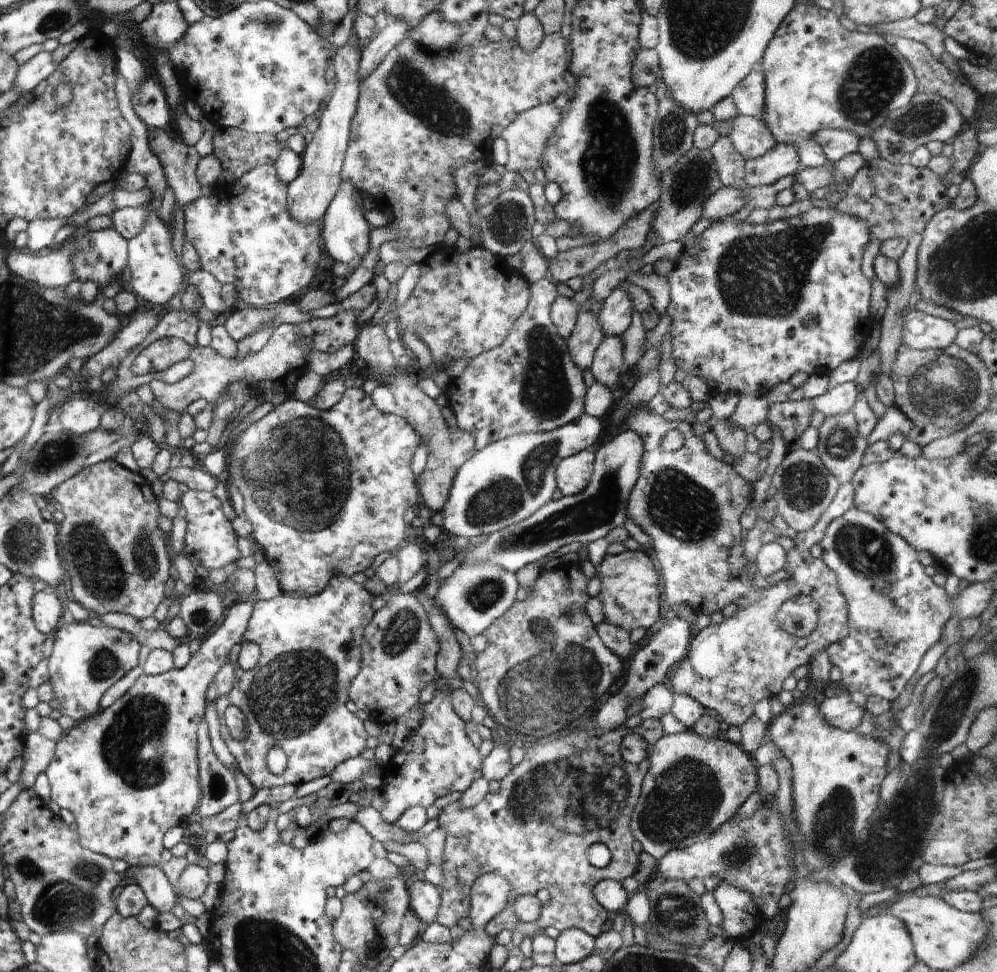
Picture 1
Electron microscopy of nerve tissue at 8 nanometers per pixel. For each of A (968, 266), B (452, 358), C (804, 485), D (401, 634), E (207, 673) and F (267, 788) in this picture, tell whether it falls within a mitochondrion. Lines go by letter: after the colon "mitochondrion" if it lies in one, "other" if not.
A: mitochondrion
B: other
C: mitochondrion
D: mitochondrion
E: other
F: other

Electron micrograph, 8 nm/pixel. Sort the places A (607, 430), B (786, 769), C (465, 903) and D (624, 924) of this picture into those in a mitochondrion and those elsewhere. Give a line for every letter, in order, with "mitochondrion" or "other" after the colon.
A: other
B: other
C: other
D: other

